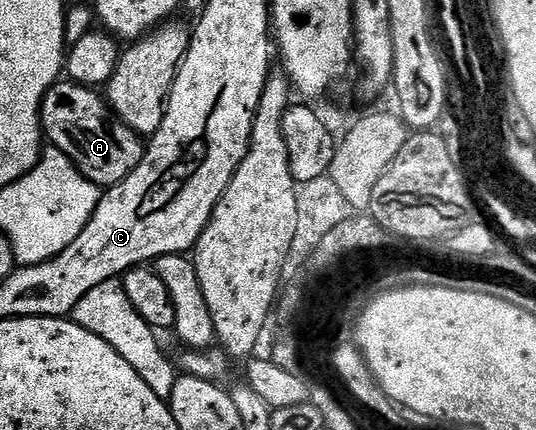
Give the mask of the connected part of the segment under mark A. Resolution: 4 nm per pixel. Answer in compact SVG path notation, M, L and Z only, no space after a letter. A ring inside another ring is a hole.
M70 78L60 79L47 91L47 96L43 99L43 131L46 139L70 156L90 180L100 186L110 186L122 182L138 166L145 151L145 140L130 125L124 124L106 99L95 92L98 91L94 87L77 84Z

